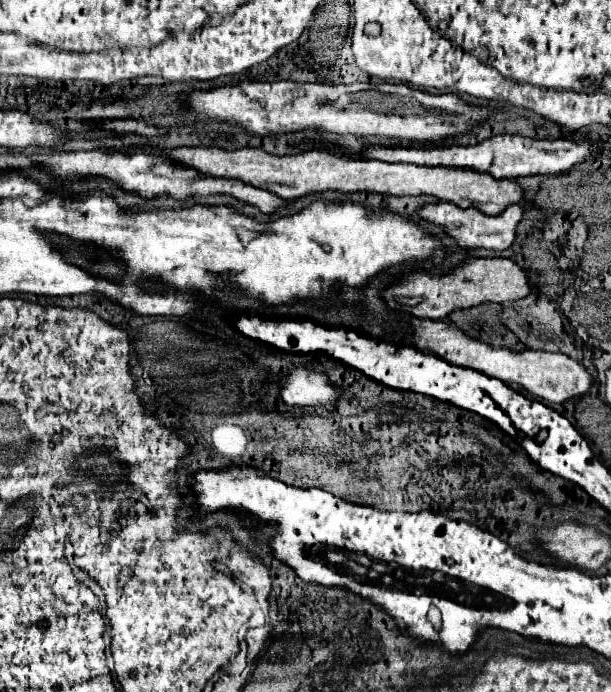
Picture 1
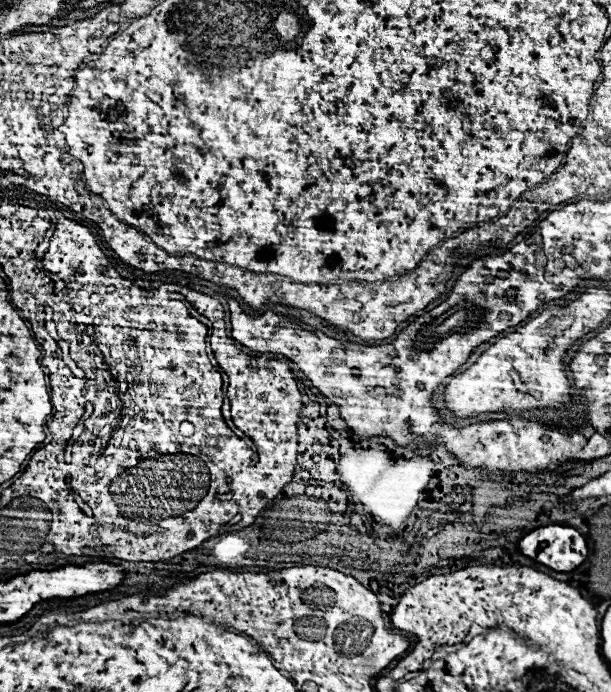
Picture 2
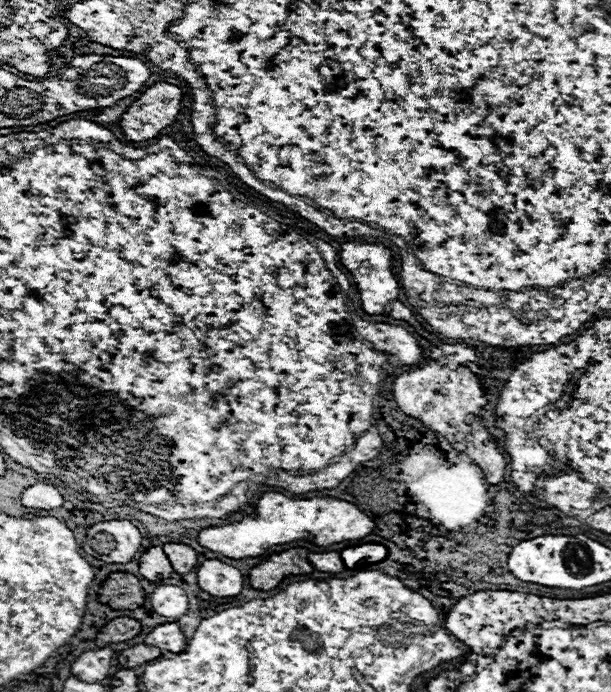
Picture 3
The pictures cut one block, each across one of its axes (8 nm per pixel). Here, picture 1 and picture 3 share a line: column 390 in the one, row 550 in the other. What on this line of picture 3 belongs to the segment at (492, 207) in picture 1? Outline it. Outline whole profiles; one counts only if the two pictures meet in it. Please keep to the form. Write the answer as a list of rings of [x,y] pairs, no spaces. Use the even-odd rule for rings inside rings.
[[[164,544],[162,550],[170,560],[174,572],[190,572],[198,564],[196,550],[186,544]]]

